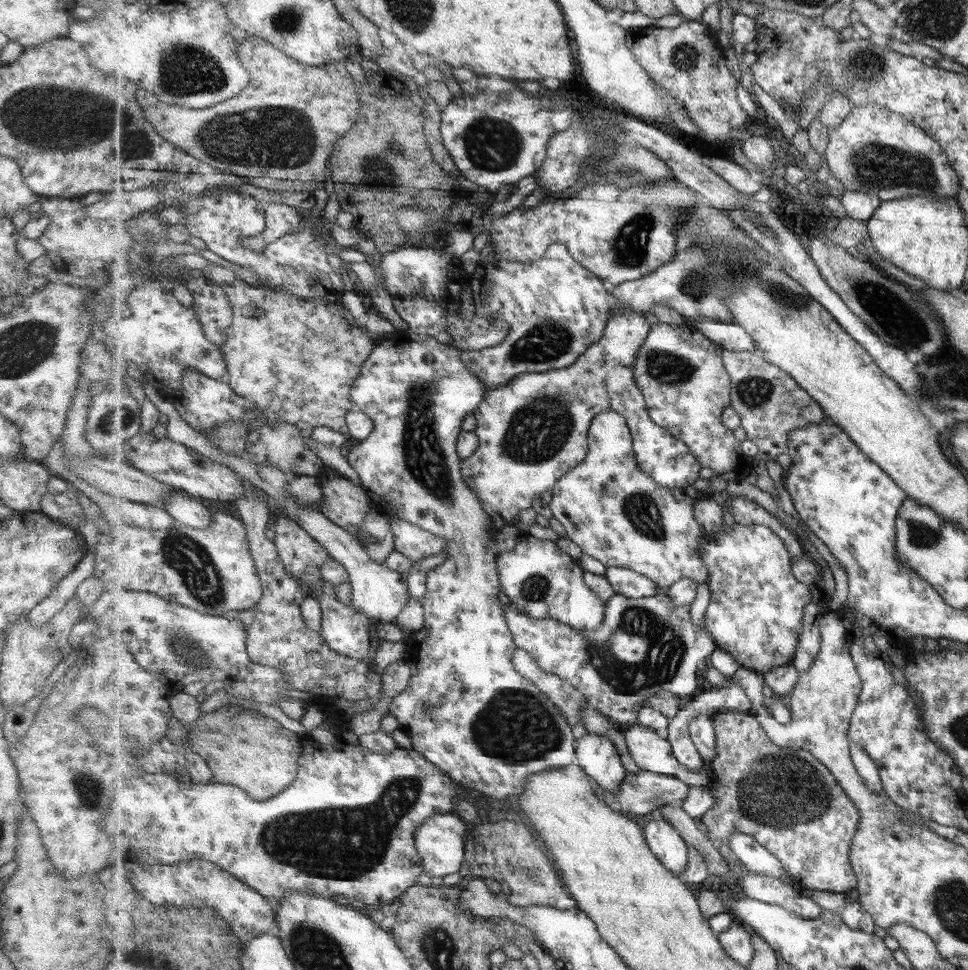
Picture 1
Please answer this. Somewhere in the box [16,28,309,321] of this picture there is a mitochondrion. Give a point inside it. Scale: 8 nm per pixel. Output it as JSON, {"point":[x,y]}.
{"point":[188,69]}

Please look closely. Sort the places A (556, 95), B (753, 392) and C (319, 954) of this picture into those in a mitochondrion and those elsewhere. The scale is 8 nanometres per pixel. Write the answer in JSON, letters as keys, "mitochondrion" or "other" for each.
{"A":"other","B":"mitochondrion","C":"mitochondrion"}

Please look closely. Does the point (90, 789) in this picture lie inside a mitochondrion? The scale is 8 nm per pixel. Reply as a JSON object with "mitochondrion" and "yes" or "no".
{"mitochondrion":"yes"}

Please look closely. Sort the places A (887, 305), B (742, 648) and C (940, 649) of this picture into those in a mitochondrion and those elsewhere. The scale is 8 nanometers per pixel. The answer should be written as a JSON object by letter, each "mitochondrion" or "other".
{"A":"mitochondrion","B":"other","C":"other"}

